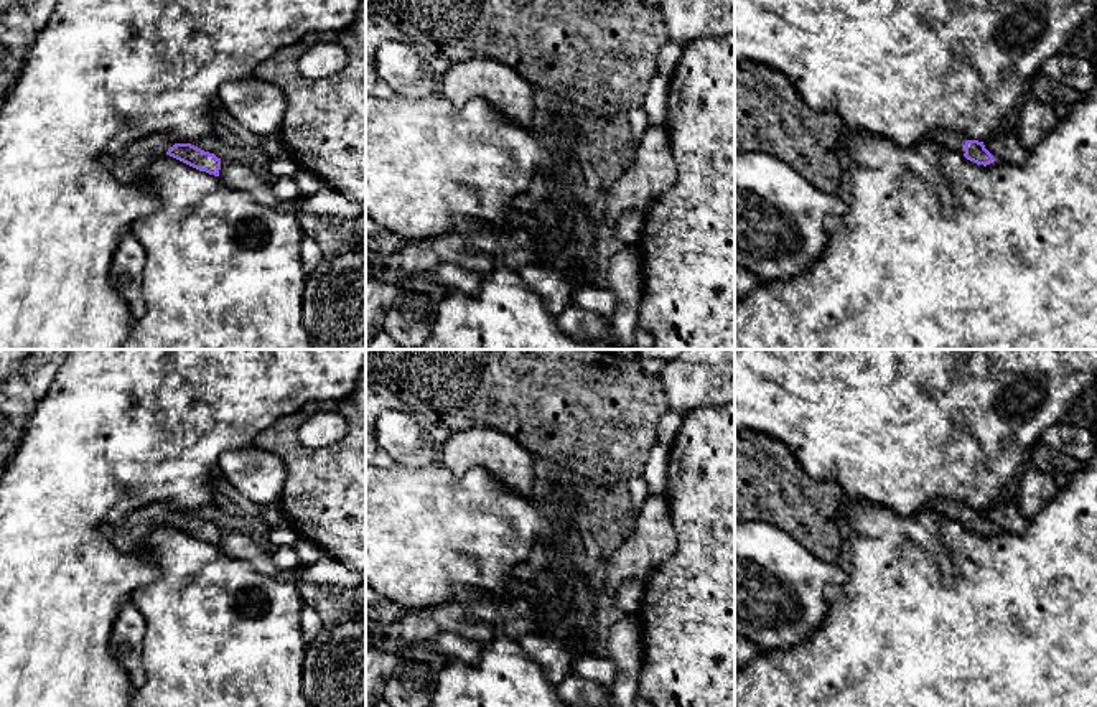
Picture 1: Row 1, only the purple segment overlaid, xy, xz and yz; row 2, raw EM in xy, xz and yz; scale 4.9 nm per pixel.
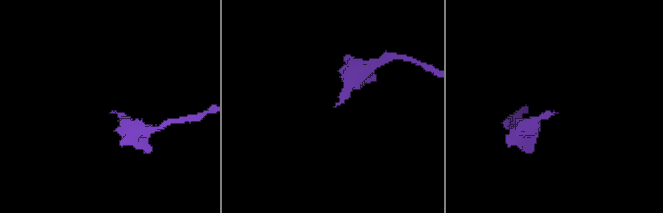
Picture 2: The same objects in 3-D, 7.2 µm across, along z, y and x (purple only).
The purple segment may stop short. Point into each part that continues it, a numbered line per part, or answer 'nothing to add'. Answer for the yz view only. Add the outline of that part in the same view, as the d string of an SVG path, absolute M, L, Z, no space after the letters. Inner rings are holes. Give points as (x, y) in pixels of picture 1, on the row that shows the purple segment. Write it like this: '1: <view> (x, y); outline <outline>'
1: yz (946, 139); outline M939 130L937 133L932 135L931 138L936 145L947 148L954 153L965 153L965 142L969 138L965 138L964 135L959 135L955 132L950 130Z

